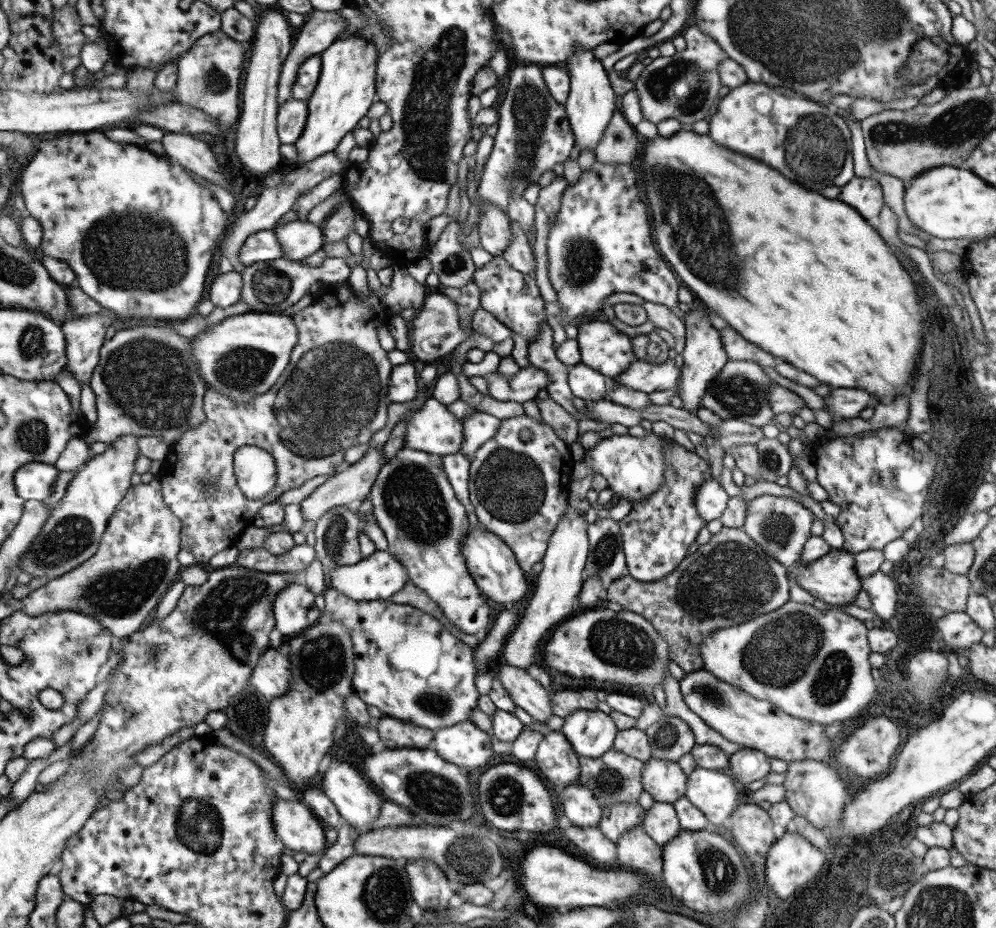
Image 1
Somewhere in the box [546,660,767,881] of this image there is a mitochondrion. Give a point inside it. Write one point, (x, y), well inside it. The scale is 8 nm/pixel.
(610, 782)

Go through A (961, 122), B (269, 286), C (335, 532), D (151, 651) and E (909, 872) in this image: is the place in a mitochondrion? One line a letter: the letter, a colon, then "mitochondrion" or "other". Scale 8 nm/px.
A: mitochondrion
B: mitochondrion
C: mitochondrion
D: mitochondrion
E: mitochondrion

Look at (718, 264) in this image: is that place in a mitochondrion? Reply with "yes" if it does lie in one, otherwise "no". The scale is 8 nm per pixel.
yes

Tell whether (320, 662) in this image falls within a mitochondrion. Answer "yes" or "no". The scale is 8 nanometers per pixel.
yes

